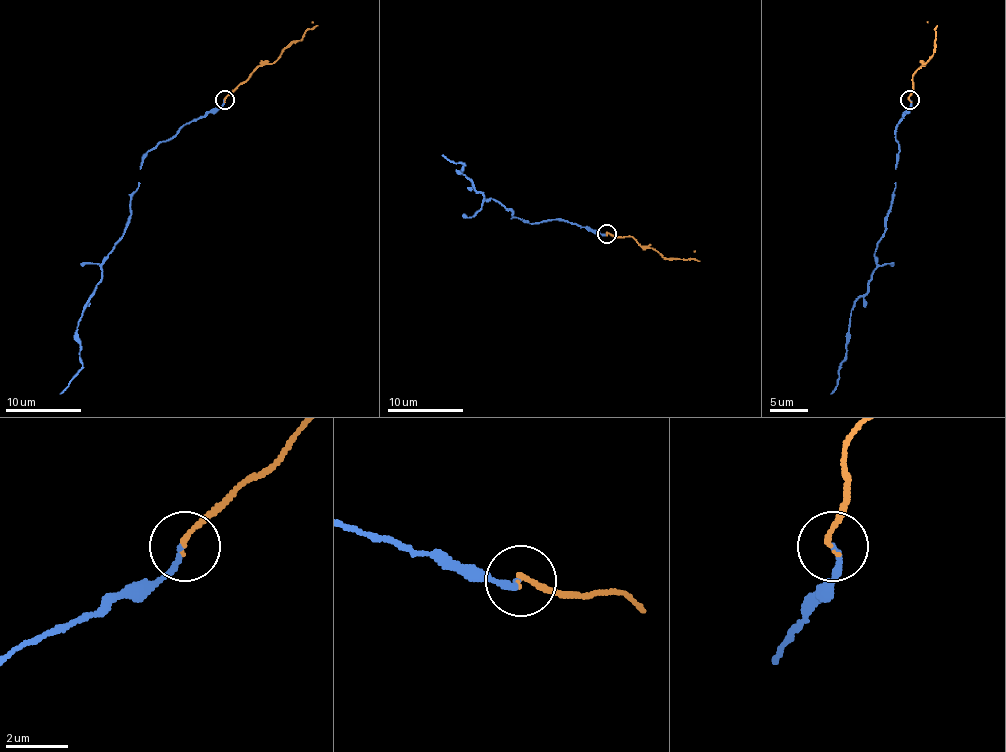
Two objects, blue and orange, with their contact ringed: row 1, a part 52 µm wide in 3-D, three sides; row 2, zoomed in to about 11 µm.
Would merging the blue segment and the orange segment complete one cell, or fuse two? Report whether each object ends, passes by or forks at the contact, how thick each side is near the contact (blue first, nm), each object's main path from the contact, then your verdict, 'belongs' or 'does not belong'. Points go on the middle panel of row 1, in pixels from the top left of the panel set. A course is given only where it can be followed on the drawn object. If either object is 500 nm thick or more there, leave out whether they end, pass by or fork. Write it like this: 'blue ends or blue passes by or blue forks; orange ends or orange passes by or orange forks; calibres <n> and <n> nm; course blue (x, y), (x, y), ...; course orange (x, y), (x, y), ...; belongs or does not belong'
blue ends; orange ends; calibres 170 and 140 nm; course blue (606, 233), (563, 220), (525, 222), (499, 201), (484, 201), (459, 173), (465, 165), (442, 154); course orange (606, 233), (633, 237), (642, 246), (655, 248), (663, 258), (689, 259), (695, 250); belongs

